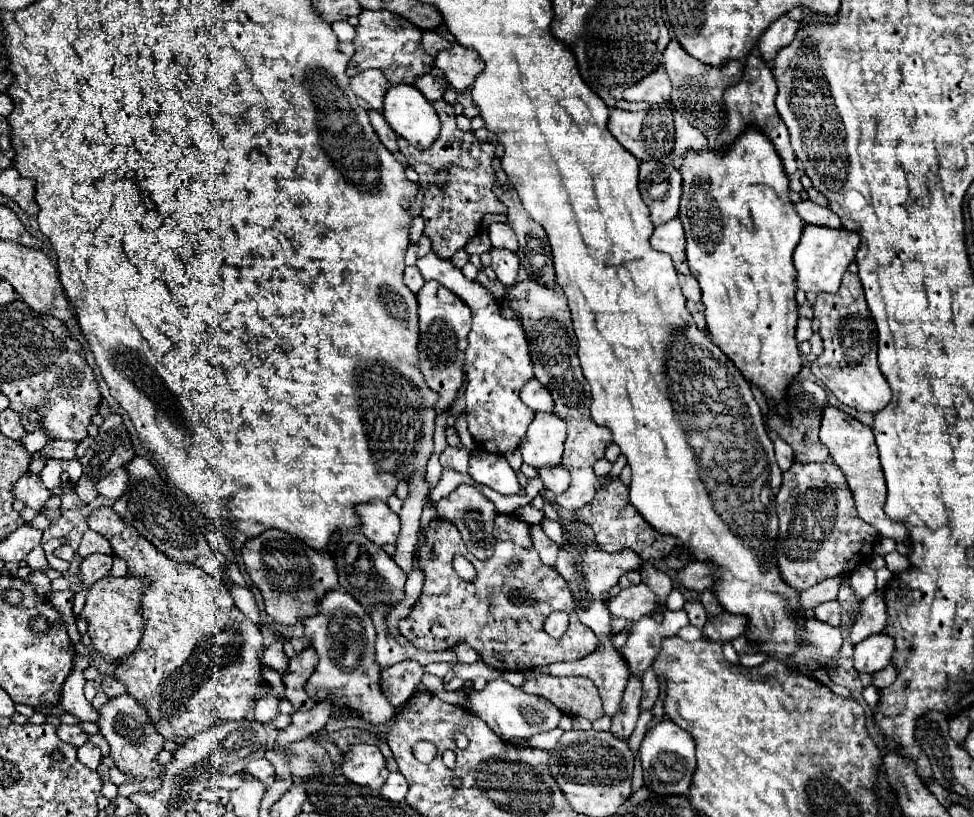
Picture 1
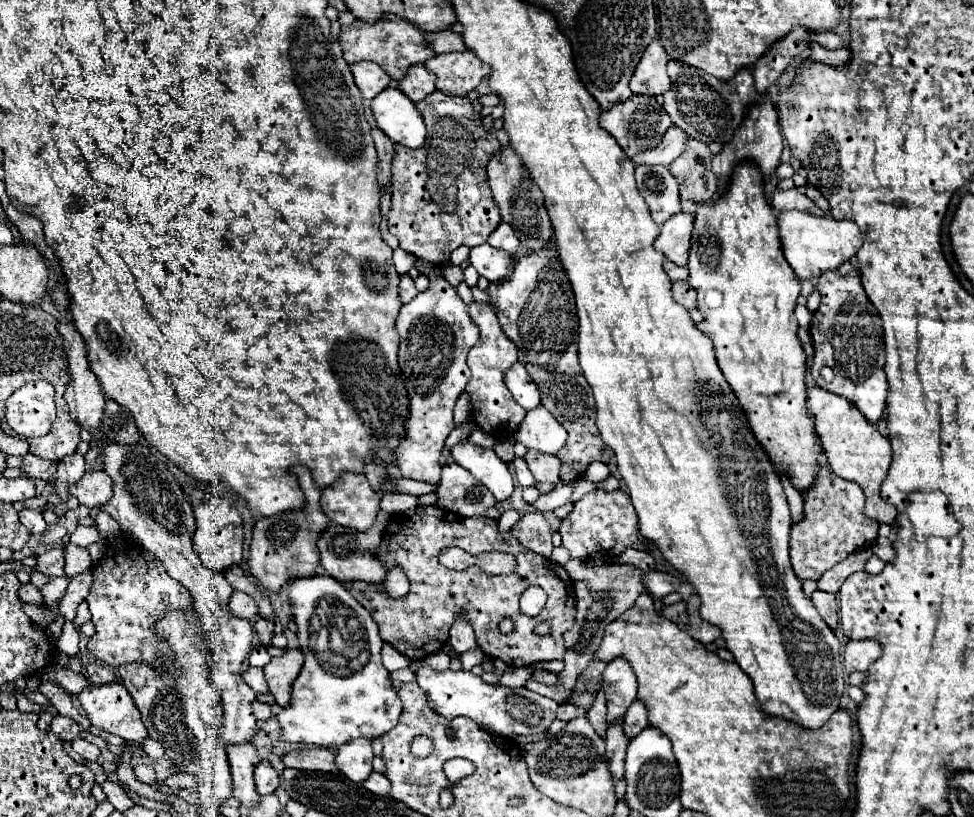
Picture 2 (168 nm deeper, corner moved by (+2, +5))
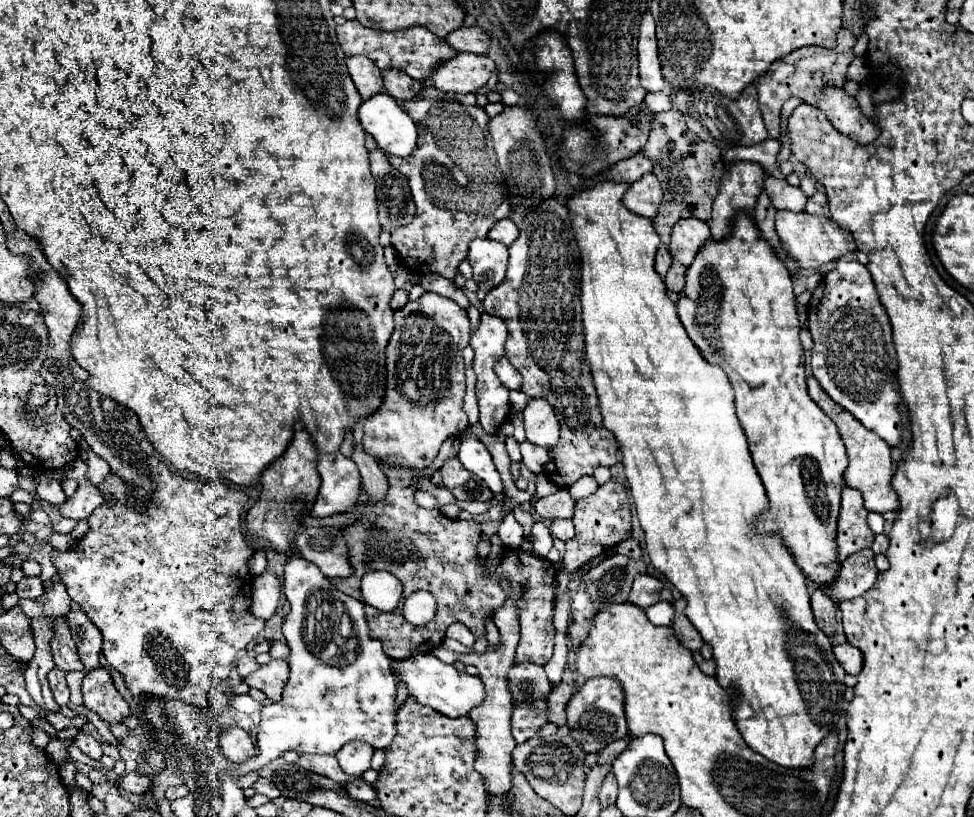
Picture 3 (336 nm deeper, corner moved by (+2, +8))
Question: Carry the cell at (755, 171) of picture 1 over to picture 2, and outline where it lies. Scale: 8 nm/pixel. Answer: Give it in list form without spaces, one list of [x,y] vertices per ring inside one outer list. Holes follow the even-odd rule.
[[[742,162],[736,166],[734,174],[732,174],[732,180],[726,188],[726,192],[722,196],[718,196],[716,204],[714,206],[696,206],[696,220],[694,220],[694,232],[692,232],[692,248],[690,248],[690,260],[688,260],[688,284],[696,290],[698,294],[698,310],[702,312],[704,320],[700,324],[696,324],[696,328],[706,334],[708,338],[712,338],[714,342],[714,350],[716,350],[716,360],[718,360],[718,366],[726,378],[726,382],[730,384],[732,392],[736,394],[746,418],[748,418],[748,424],[750,424],[750,430],[756,438],[756,442],[762,446],[762,450],[766,452],[768,460],[772,462],[776,474],[786,474],[792,482],[792,486],[798,490],[798,492],[806,492],[818,478],[818,458],[820,458],[820,452],[822,446],[820,446],[820,438],[816,434],[816,428],[814,428],[814,420],[812,420],[812,414],[806,406],[806,400],[808,400],[808,394],[806,394],[806,354],[802,350],[802,342],[798,338],[798,322],[794,318],[794,308],[796,308],[796,298],[800,296],[800,280],[798,276],[794,276],[792,268],[786,264],[786,258],[782,256],[782,248],[778,246],[778,226],[776,226],[776,214],[774,214],[774,208],[772,204],[766,200],[764,192],[762,192],[762,174],[760,170],[750,164],[750,162]]]

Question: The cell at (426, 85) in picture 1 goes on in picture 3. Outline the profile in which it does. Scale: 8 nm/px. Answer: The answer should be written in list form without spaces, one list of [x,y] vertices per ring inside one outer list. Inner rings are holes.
[[[388,69],[382,73],[382,77],[384,77],[386,93],[392,95],[396,101],[408,101],[418,91],[424,89],[422,81],[414,81],[408,73],[404,73],[400,69]]]

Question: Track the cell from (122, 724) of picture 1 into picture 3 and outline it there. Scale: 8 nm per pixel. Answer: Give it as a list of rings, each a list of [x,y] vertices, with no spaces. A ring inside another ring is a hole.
[[[98,667],[86,673],[82,681],[82,695],[84,707],[98,713],[106,723],[124,723],[124,719],[132,715],[128,703],[114,687],[112,675],[106,667]]]

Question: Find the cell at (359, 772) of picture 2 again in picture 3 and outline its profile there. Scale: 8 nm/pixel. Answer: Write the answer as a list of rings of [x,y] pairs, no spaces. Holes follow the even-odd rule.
[[[350,741],[340,749],[336,759],[344,773],[348,773],[352,777],[362,777],[362,773],[366,769],[370,769],[372,753],[374,753],[374,749],[370,745],[366,745],[364,741]]]

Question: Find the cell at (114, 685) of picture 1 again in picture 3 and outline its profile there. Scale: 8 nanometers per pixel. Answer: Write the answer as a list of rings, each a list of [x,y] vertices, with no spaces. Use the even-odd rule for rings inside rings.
[[[70,611],[66,617],[70,623],[74,643],[78,645],[84,669],[86,671],[98,669],[100,667],[98,655],[100,655],[100,645],[102,645],[102,633],[98,633],[98,627],[82,611]]]

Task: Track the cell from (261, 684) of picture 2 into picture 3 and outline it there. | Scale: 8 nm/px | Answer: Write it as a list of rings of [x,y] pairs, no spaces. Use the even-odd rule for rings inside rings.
[[[242,657],[240,661],[238,661],[238,665],[236,665],[236,669],[238,669],[238,673],[240,673],[240,677],[244,679],[250,671],[256,671],[260,665],[254,661],[254,659],[250,659],[250,657]]]

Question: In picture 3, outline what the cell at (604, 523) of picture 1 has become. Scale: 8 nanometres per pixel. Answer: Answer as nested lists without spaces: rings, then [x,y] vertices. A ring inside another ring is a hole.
[[[610,479],[608,483],[600,485],[594,495],[576,501],[572,521],[576,525],[576,535],[566,541],[562,573],[574,573],[586,561],[594,559],[596,555],[602,555],[604,551],[608,551],[612,547],[616,547],[626,537],[632,537],[632,513],[630,513],[626,487],[616,479]]]

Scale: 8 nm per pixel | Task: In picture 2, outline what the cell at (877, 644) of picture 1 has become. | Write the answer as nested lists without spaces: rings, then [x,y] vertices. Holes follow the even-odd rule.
[[[854,640],[844,646],[844,670],[846,672],[866,672],[868,666],[878,660],[882,654],[880,644],[876,640]]]

